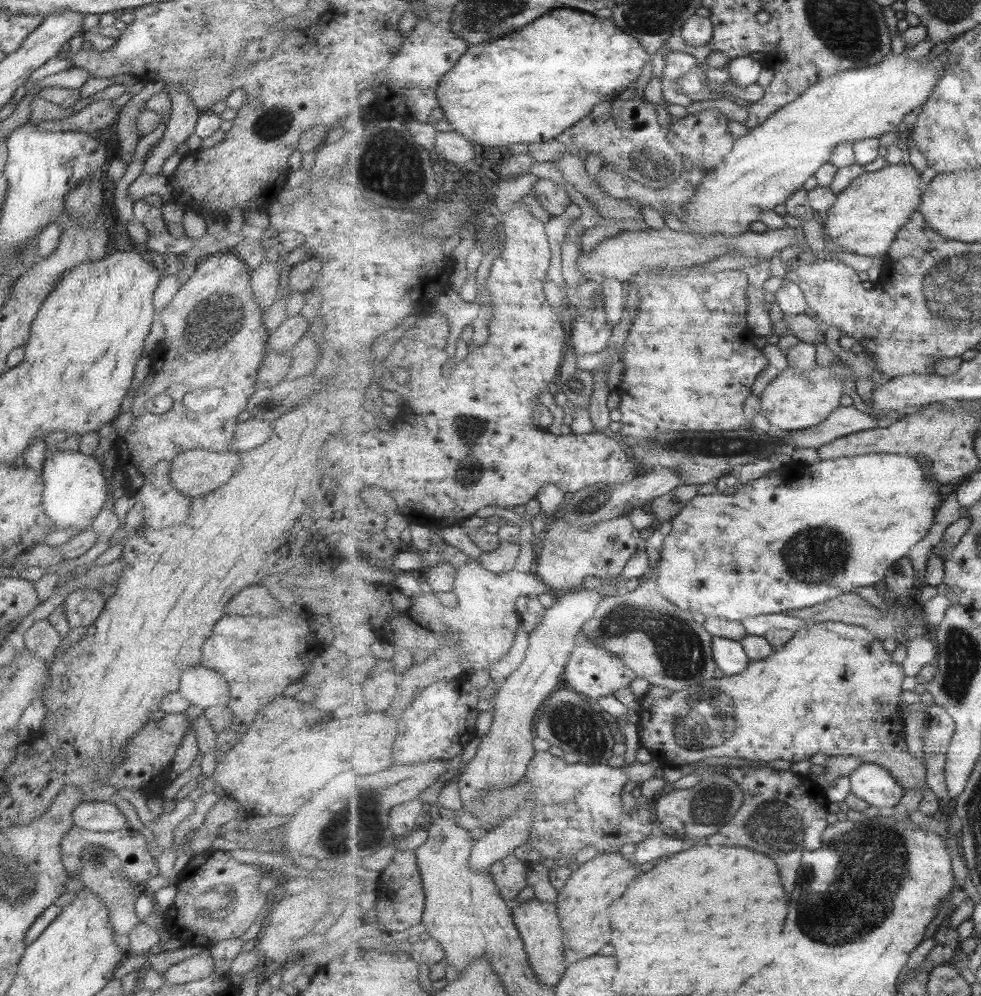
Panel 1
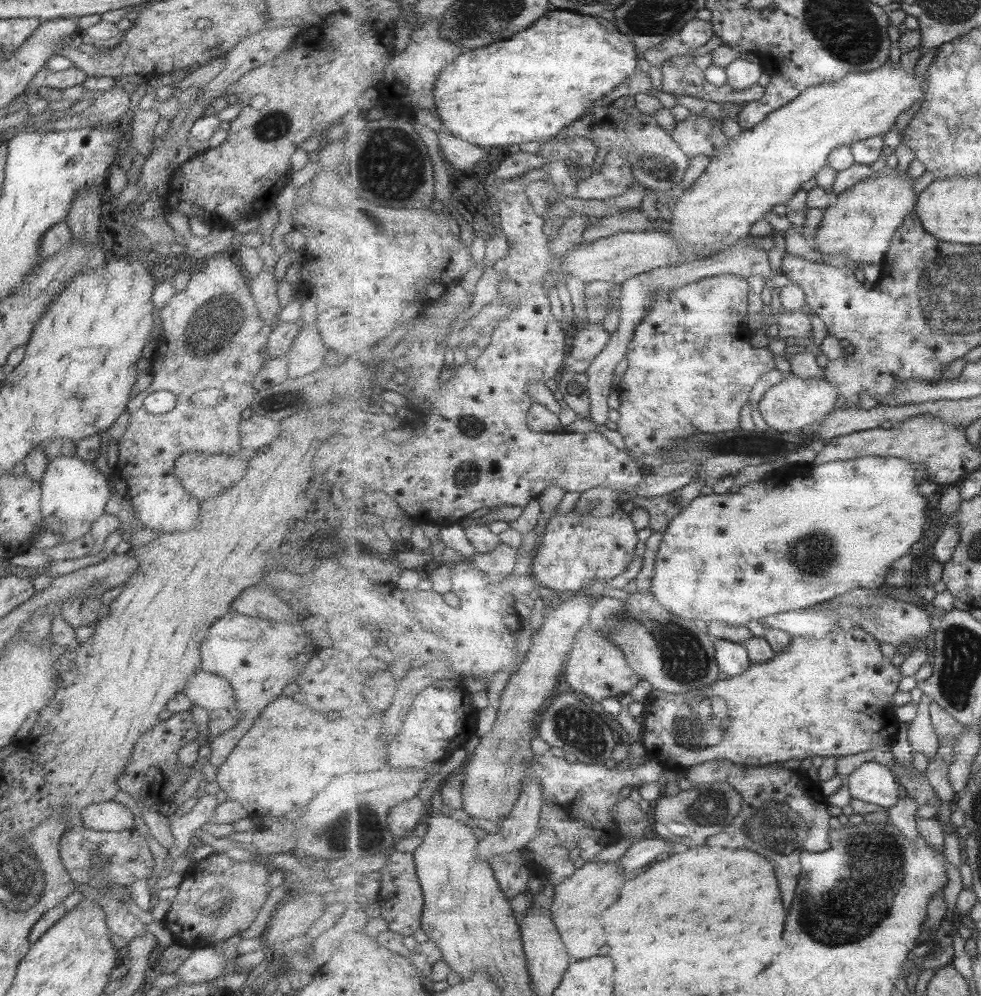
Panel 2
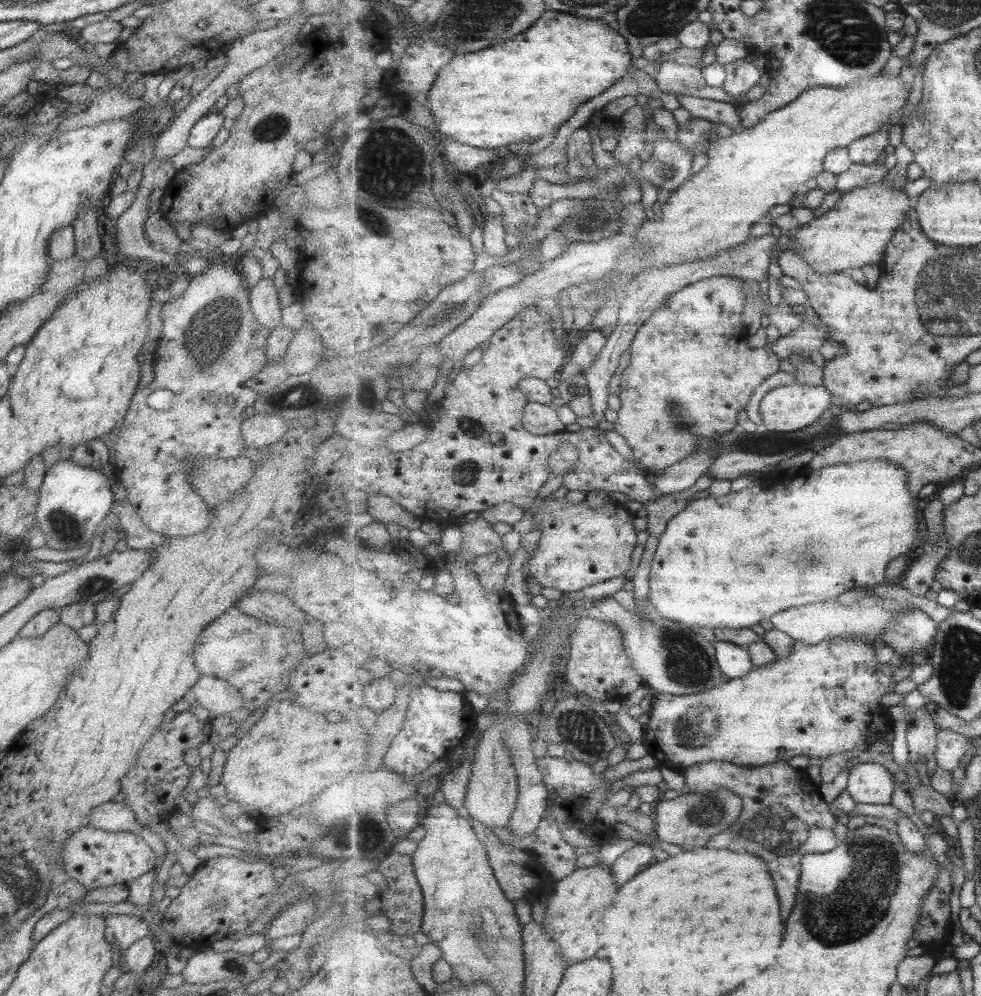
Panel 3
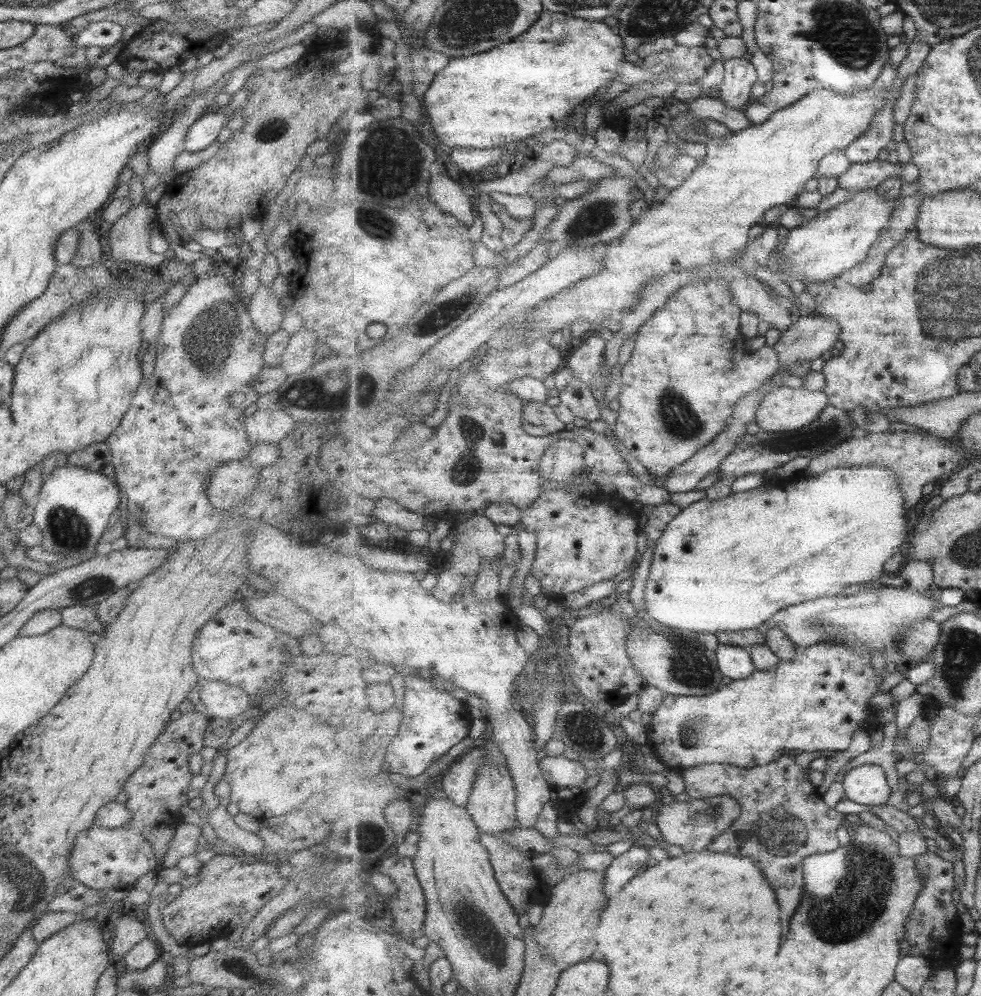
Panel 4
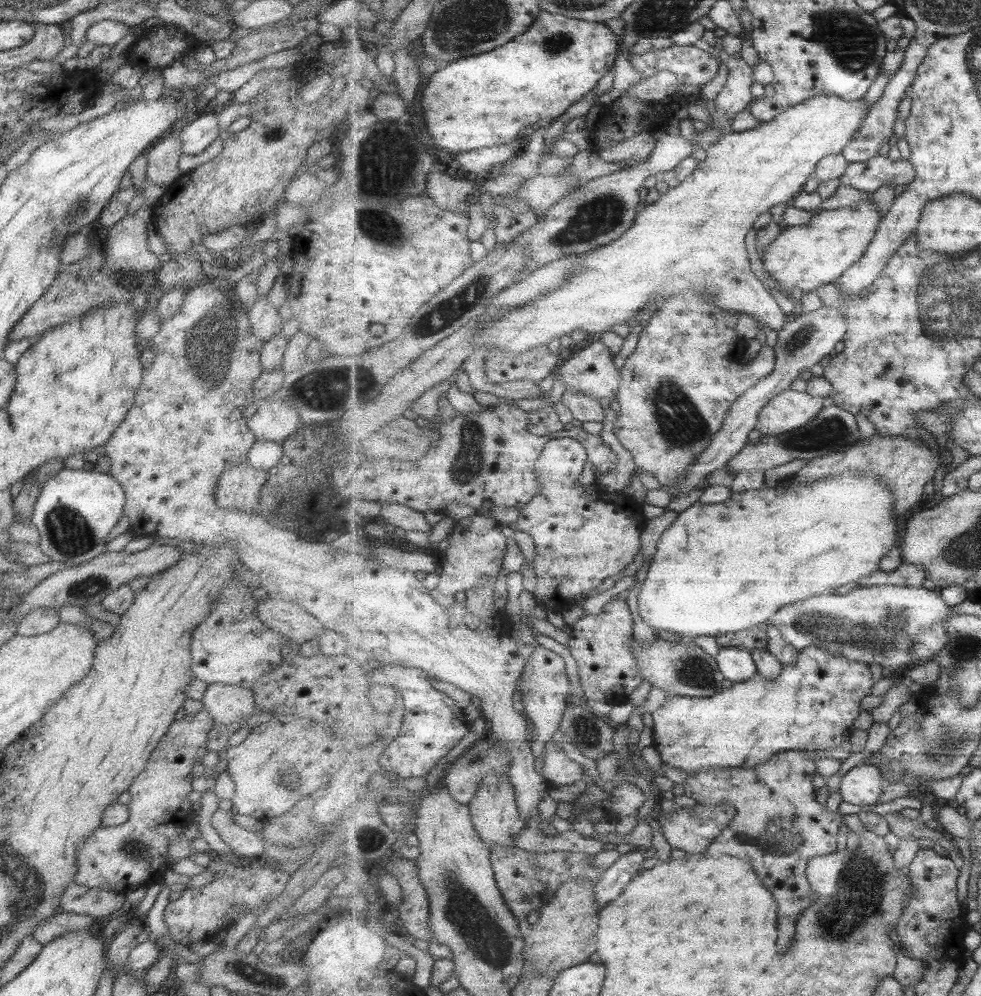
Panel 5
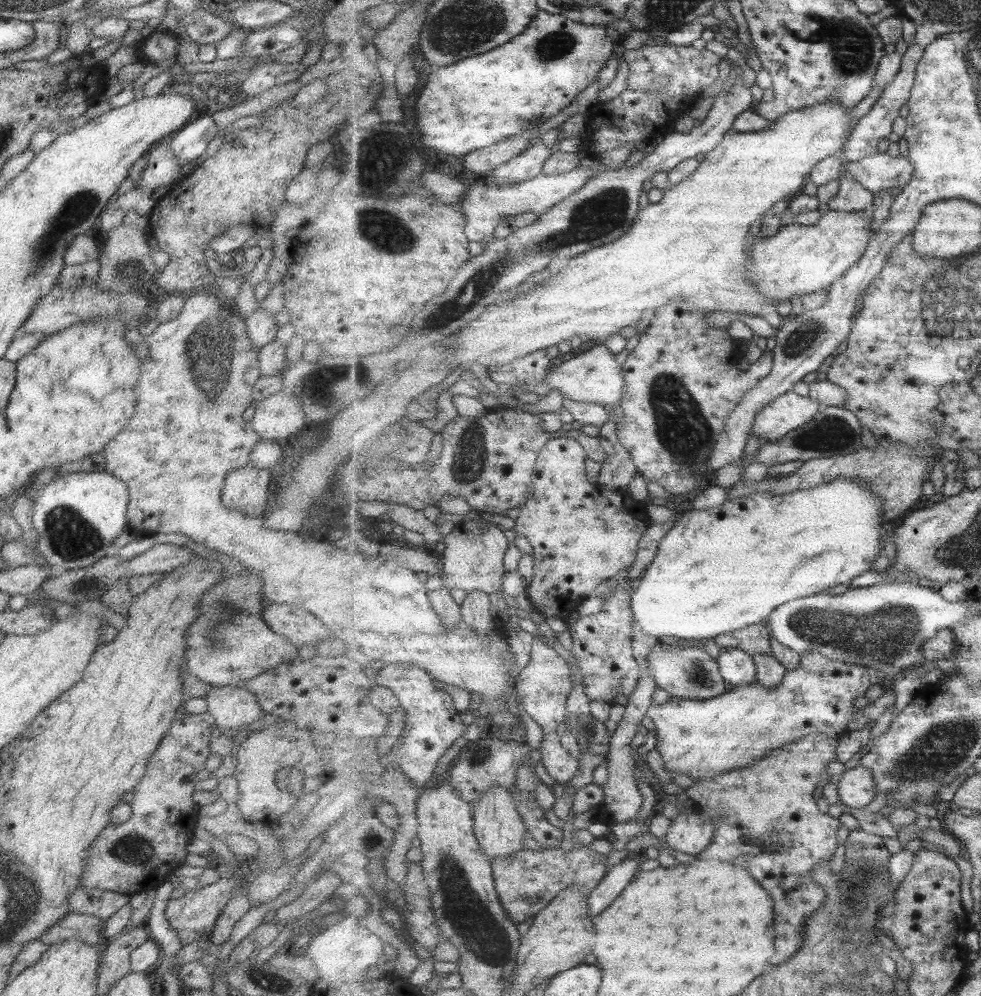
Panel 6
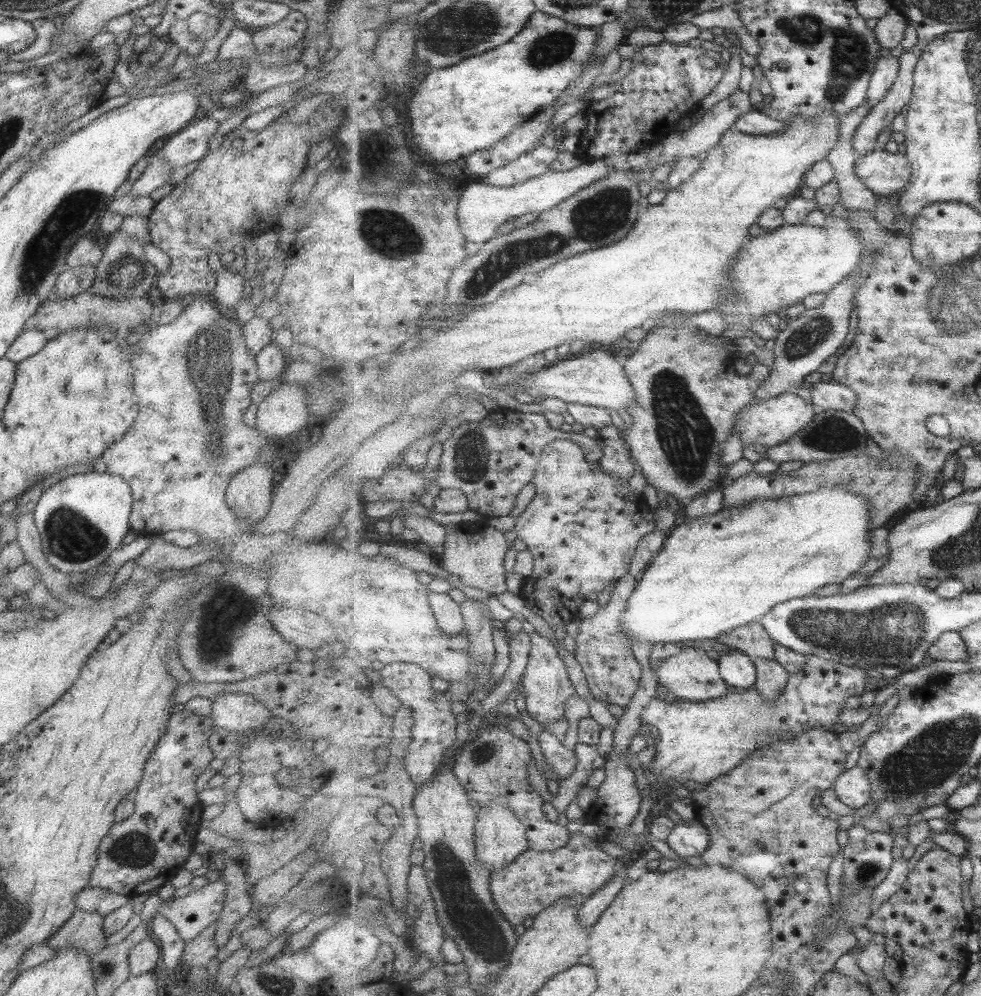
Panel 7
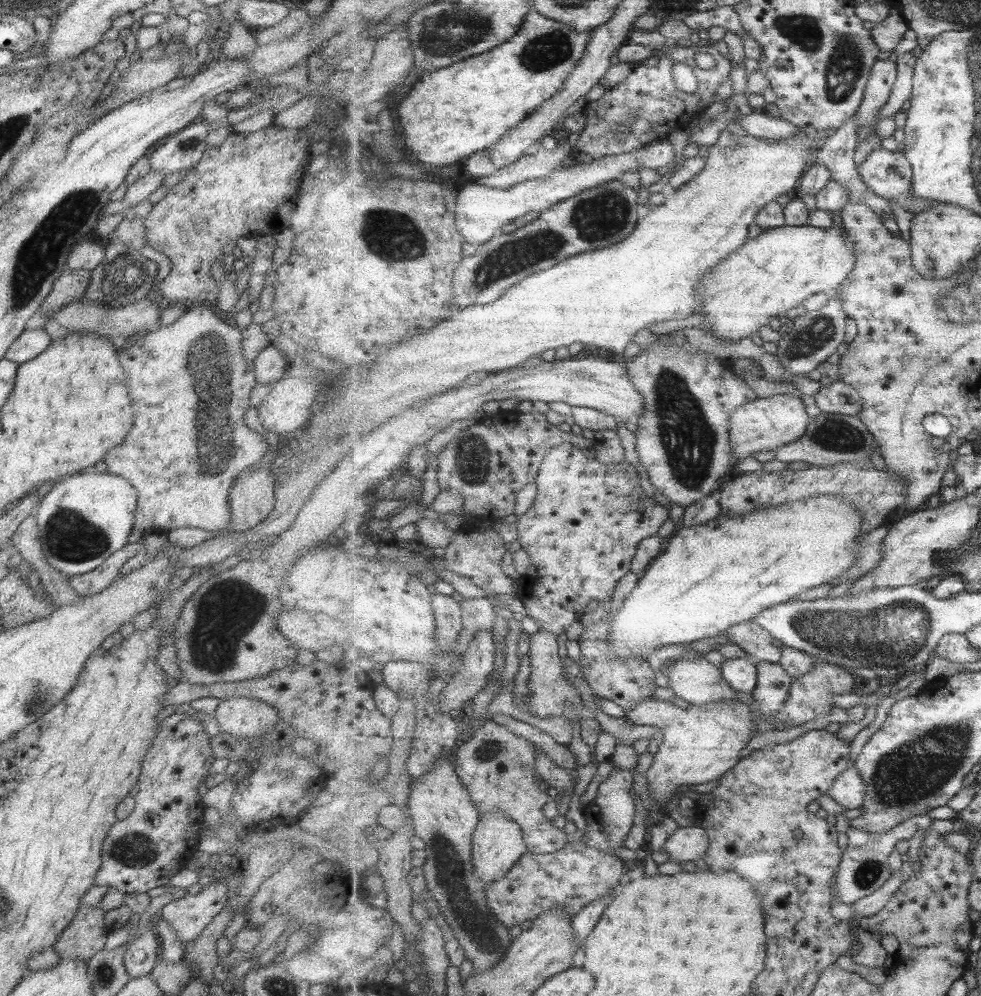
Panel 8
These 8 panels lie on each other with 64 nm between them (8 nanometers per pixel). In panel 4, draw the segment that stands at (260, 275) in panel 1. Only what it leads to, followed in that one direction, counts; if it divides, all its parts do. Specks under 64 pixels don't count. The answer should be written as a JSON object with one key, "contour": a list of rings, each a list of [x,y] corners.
{"contour":[[[260,285],[252,296],[247,298],[250,316],[259,331],[267,336],[280,330],[283,311],[272,287]]]}

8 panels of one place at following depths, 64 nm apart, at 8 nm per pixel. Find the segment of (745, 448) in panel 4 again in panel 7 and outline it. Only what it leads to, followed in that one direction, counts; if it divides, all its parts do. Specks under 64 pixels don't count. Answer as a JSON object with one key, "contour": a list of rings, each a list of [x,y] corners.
{"contour":[[[820,410],[817,417],[798,435],[786,442],[767,448],[767,458],[778,464],[789,460],[802,460],[805,463],[826,462],[837,458],[864,455],[868,450],[868,436],[872,438],[865,422],[854,412],[843,410]]]}

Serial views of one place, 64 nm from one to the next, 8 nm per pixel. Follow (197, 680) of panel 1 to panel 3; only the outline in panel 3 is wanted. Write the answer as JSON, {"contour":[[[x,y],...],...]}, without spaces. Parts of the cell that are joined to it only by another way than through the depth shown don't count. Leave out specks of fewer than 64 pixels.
{"contour":[[[200,675],[188,696],[211,714],[224,714],[244,706],[242,694],[227,680],[210,675]]]}

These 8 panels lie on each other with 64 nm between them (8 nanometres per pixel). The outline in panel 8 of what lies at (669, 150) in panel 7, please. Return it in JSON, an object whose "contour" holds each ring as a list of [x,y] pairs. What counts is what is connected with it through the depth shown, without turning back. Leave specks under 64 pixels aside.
{"contour":[[[738,94],[727,99],[728,110],[722,114],[719,120],[711,122],[708,119],[696,120],[692,126],[689,144],[699,149],[712,149],[720,141],[722,133],[738,119],[738,117],[750,116],[757,112],[752,107],[749,94]]]}

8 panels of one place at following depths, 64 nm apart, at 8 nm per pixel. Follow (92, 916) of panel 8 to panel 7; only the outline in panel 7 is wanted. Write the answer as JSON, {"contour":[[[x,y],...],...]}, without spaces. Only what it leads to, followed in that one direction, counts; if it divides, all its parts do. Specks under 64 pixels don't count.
{"contour":[[[77,908],[44,943],[54,950],[75,948],[91,955],[98,954],[107,945],[108,936],[103,929],[103,920],[104,916],[97,912]]]}

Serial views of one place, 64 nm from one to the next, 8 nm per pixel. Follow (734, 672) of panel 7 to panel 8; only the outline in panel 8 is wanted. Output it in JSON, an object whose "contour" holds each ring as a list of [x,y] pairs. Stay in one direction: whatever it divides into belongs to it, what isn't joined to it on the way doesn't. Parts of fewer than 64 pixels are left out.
{"contour":[[[733,658],[724,661],[723,674],[738,691],[752,694],[759,683],[759,668],[753,659]]]}

